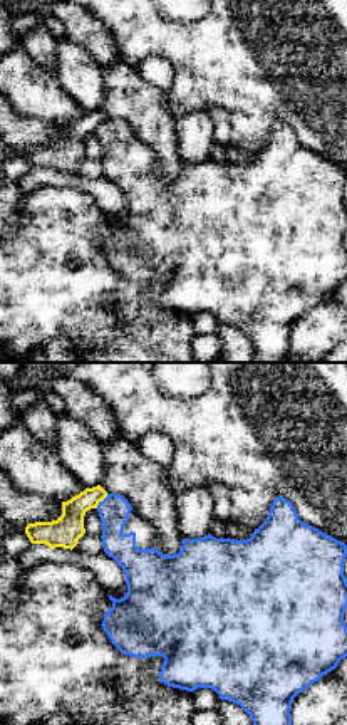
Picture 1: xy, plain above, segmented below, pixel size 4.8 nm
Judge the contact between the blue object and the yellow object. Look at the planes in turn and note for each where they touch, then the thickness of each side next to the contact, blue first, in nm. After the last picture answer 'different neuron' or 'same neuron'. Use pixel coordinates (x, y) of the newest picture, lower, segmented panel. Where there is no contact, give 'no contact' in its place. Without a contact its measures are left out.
meets blue at (103, 500); 150 nm thick on the blue side, 150 nm on the other

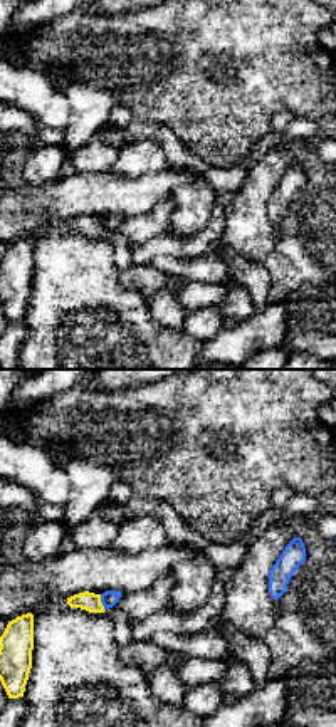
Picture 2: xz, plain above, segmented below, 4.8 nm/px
meets blue at (101, 601); 80 nm thick on the blue side, 90 nm on the other

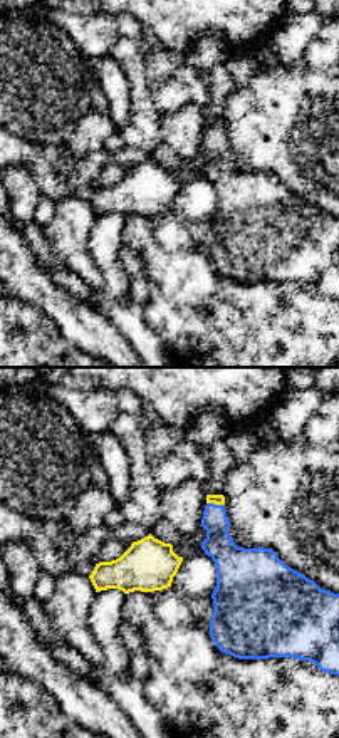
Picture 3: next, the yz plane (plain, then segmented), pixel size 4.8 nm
meets blue at (213, 504); 140 nm thick on the blue side, 50 nm on the other

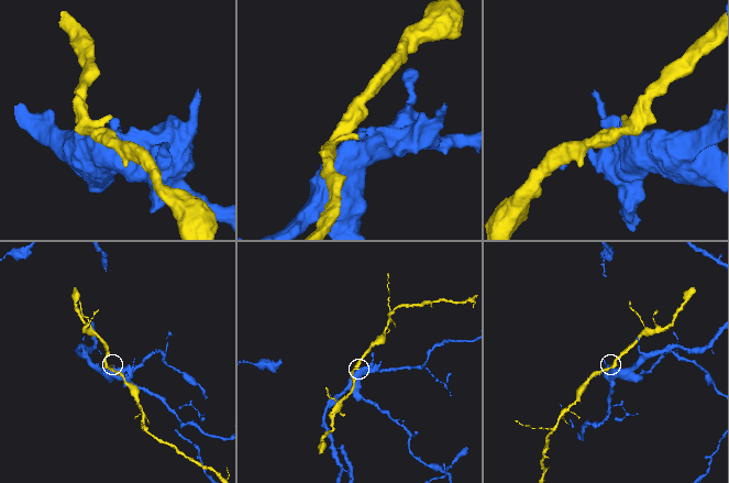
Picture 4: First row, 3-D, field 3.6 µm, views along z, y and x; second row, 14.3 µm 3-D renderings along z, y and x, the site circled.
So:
same neuron

